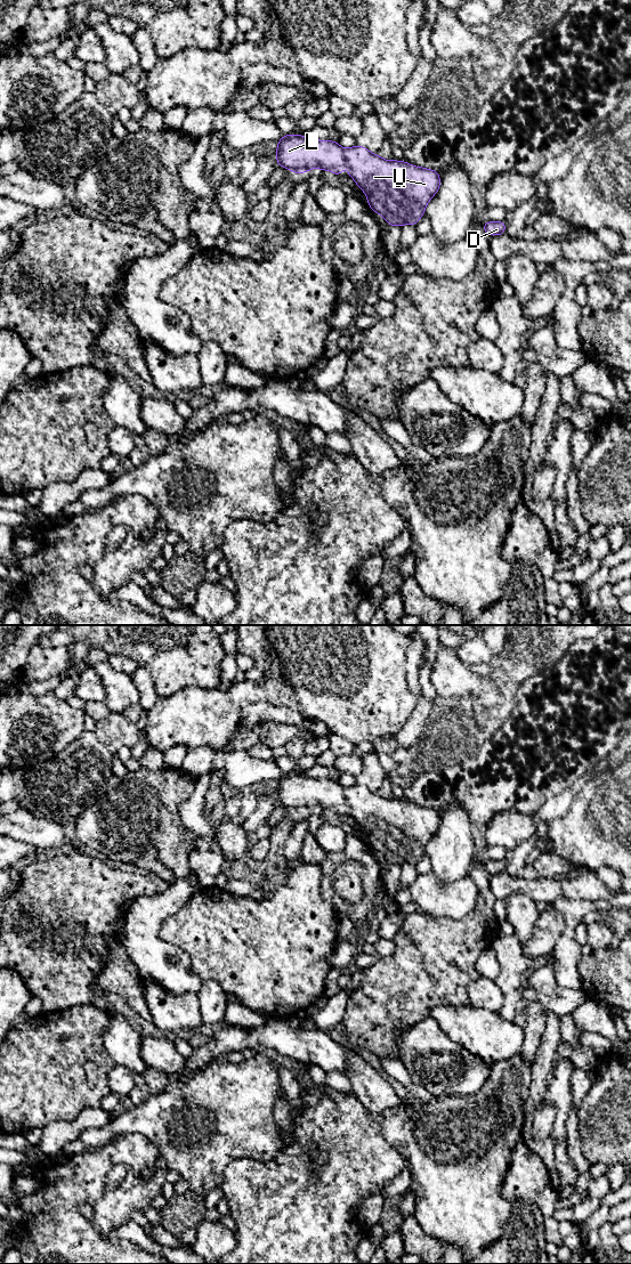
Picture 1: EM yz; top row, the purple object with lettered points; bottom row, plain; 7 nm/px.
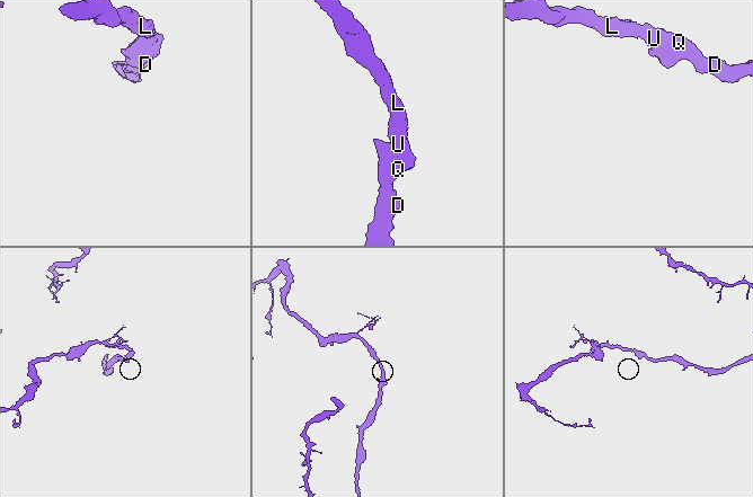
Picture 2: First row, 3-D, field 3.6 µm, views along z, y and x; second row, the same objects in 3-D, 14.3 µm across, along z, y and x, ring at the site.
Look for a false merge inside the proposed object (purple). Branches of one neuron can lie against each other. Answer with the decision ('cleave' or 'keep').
keep

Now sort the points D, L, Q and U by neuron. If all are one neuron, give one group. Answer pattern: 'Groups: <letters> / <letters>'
Groups: D L Q U

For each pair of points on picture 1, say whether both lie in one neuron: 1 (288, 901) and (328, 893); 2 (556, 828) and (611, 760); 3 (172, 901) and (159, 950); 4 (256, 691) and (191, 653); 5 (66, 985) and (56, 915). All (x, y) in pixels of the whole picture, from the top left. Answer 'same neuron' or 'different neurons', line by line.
1: different neurons
2: different neurons
3: same neuron
4: different neurons
5: same neuron

